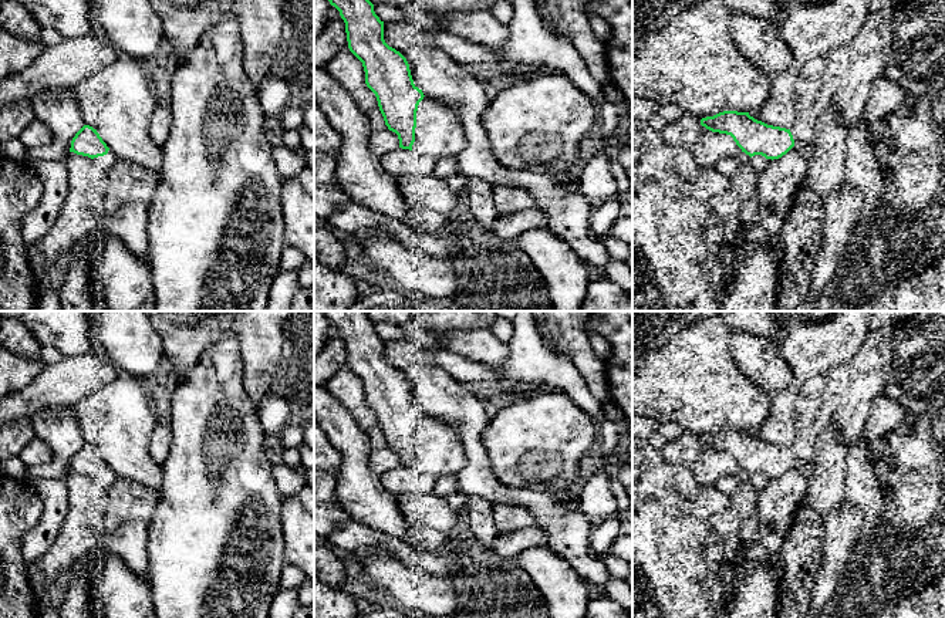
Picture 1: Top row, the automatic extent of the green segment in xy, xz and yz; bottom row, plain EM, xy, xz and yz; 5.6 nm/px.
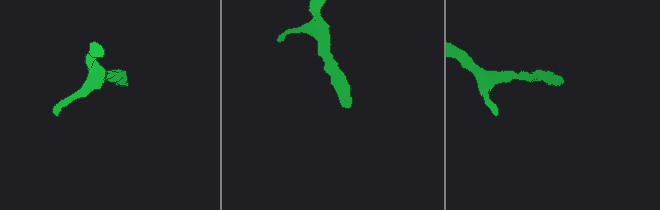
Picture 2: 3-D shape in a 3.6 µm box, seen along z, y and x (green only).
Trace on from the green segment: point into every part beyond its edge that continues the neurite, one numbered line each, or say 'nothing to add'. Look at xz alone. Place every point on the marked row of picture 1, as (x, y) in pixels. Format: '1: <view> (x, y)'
nothing to add

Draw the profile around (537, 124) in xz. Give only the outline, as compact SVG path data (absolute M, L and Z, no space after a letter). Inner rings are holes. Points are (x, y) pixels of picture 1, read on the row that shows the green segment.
M553 71L512 84L482 115L503 166L551 176L576 170L580 143L597 119L597 101Z

